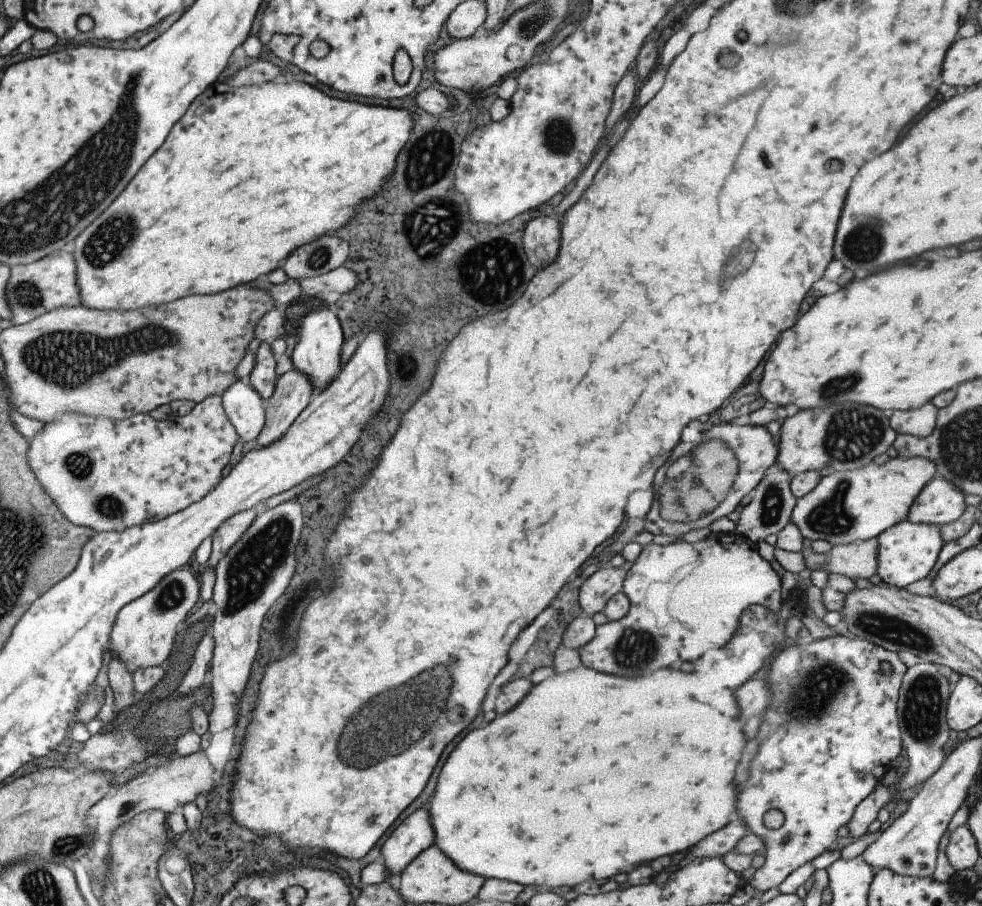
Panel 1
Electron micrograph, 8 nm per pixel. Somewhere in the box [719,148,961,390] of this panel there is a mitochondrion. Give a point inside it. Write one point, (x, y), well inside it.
(864, 243)

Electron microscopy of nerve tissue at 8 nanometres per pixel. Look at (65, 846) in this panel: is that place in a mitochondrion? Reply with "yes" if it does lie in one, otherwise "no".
yes

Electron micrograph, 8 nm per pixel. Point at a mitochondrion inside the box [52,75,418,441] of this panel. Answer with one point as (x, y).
(98, 252)

